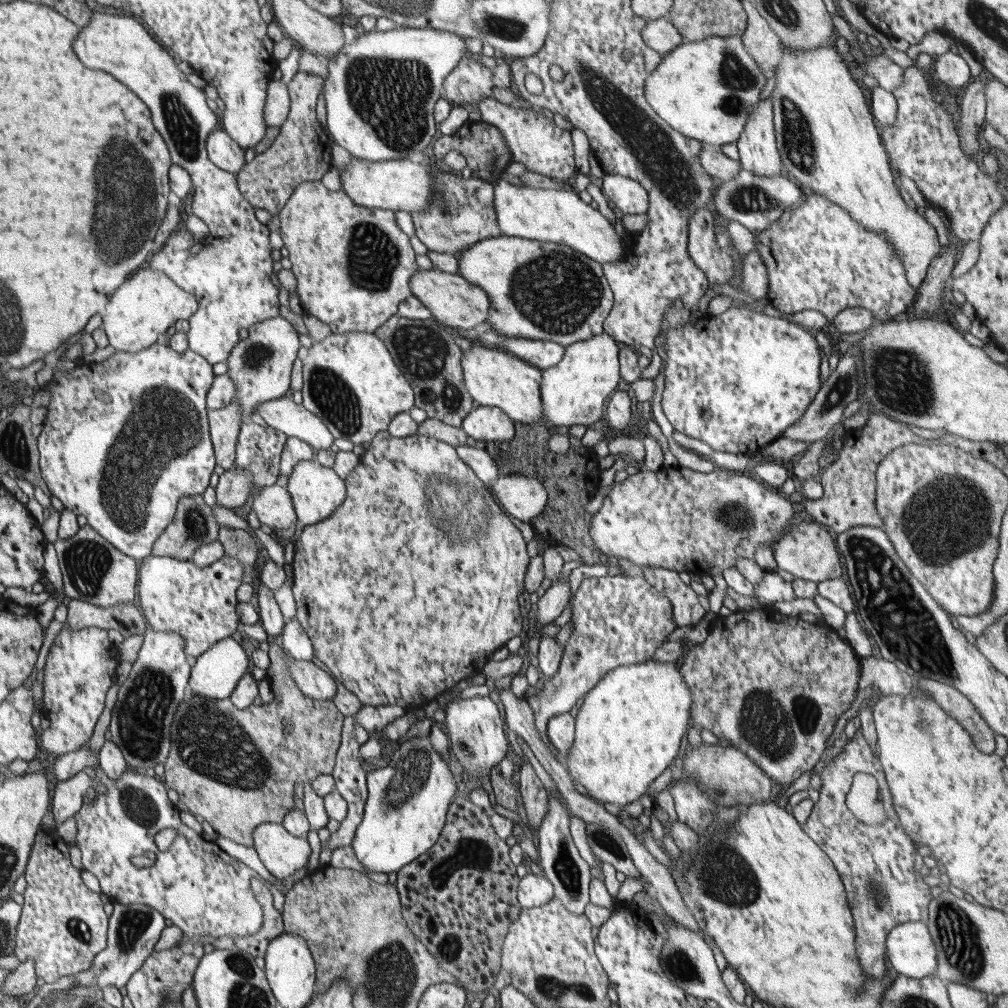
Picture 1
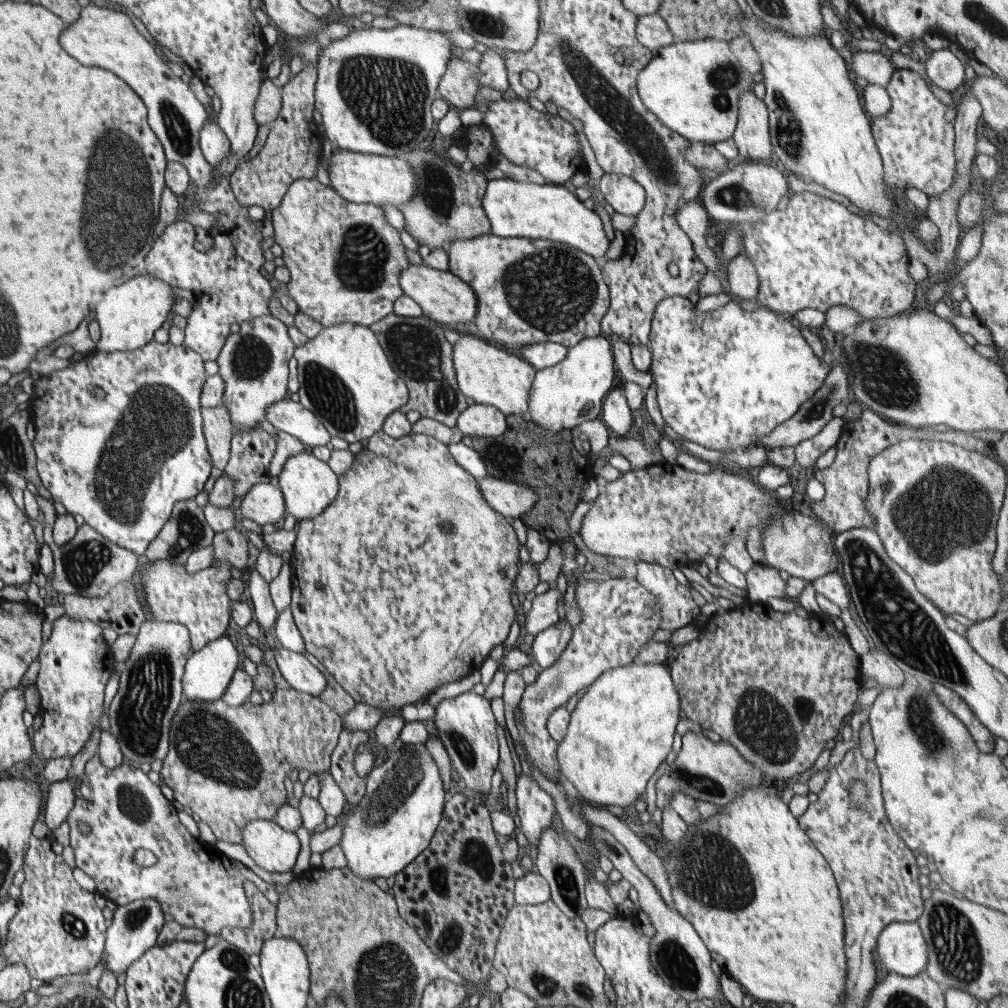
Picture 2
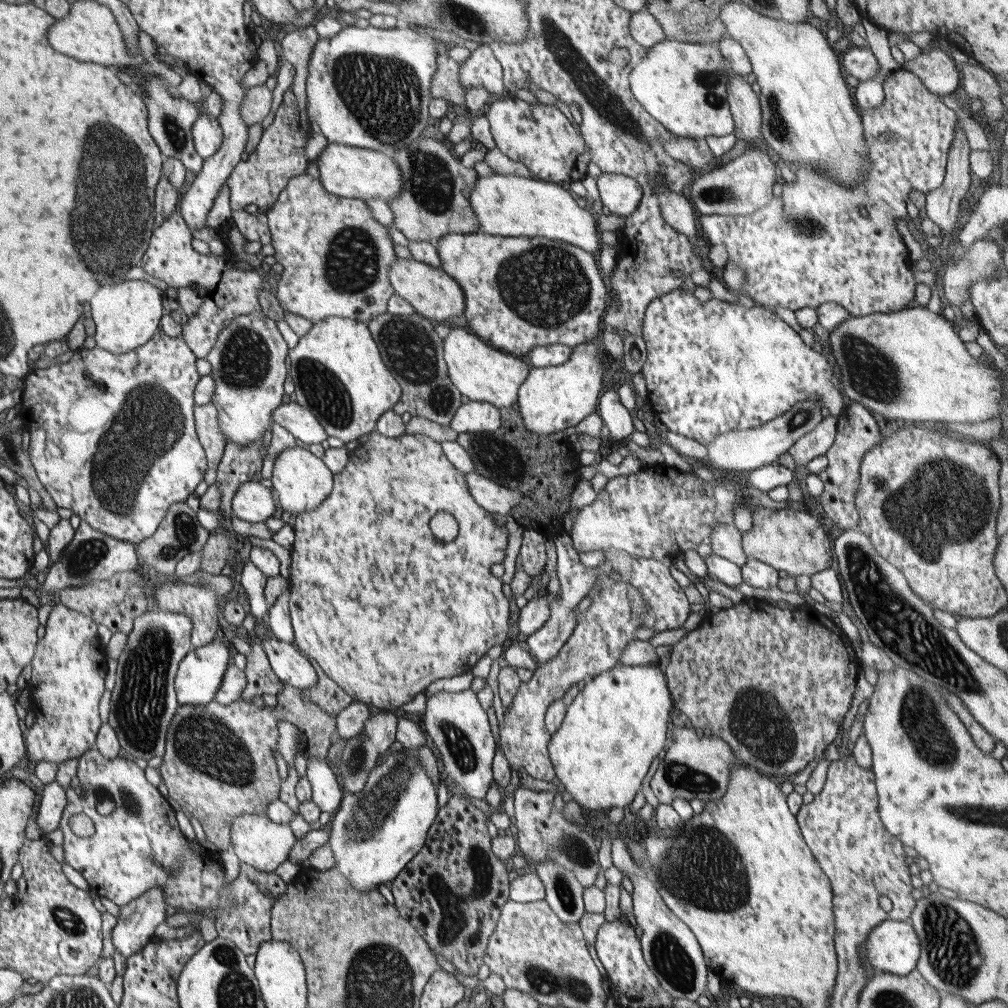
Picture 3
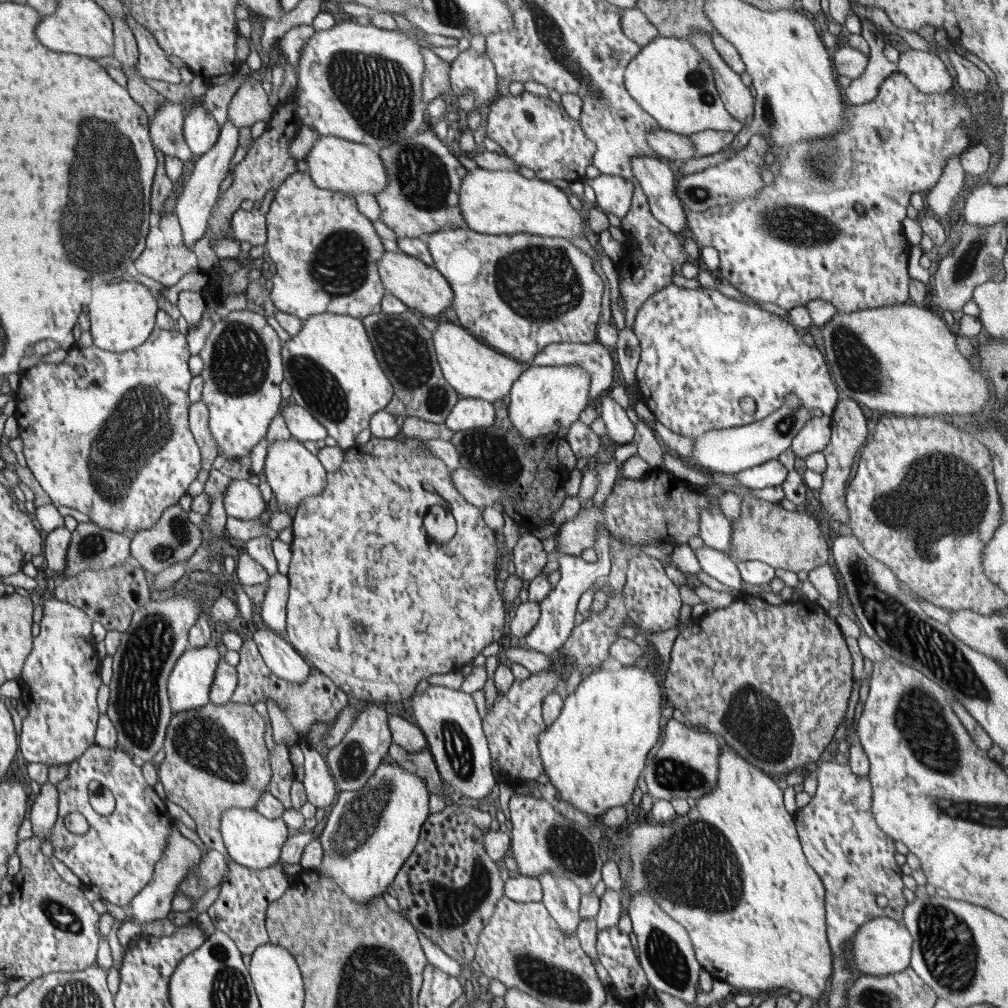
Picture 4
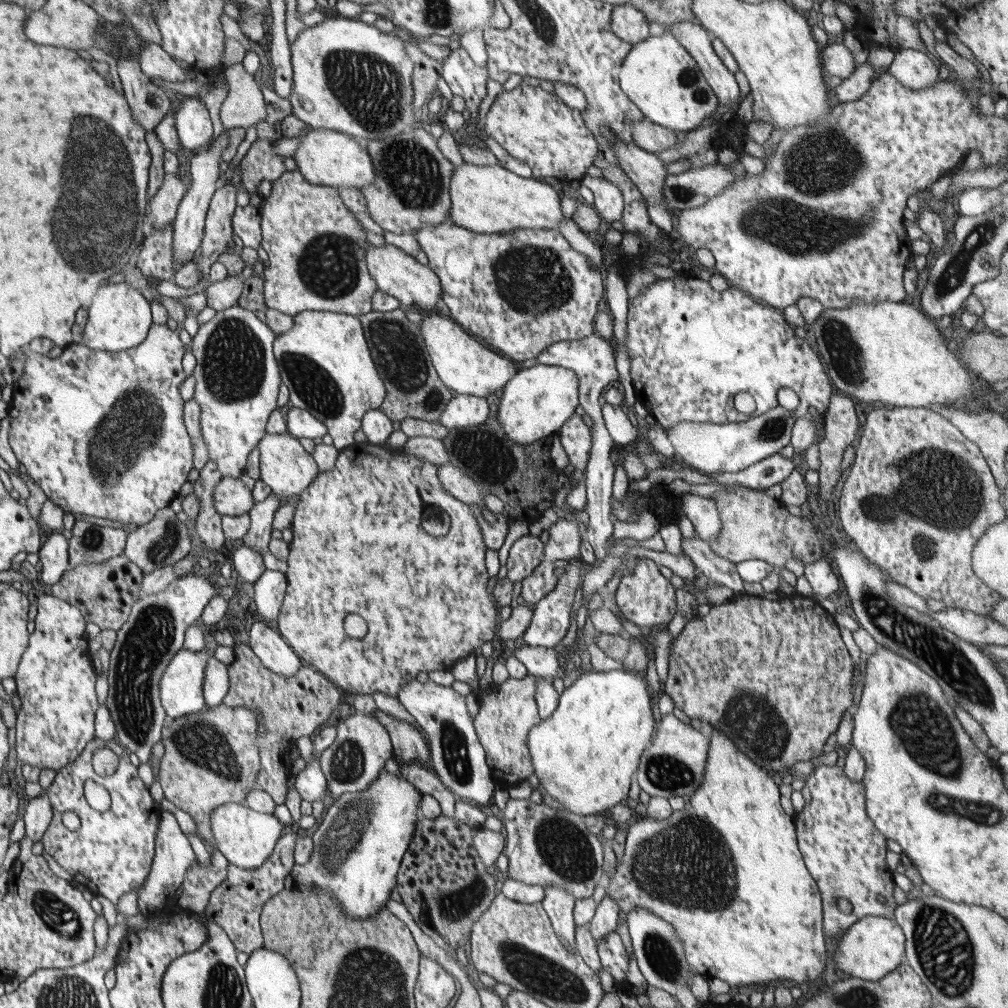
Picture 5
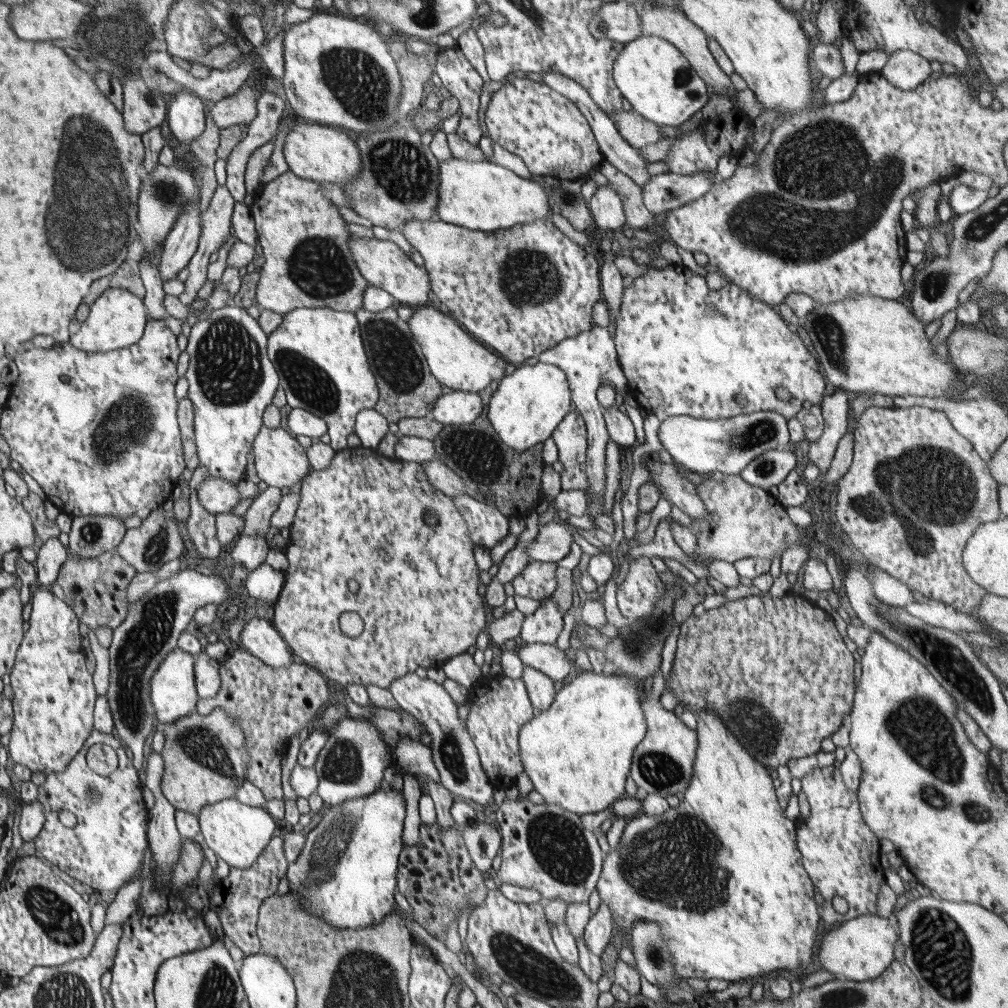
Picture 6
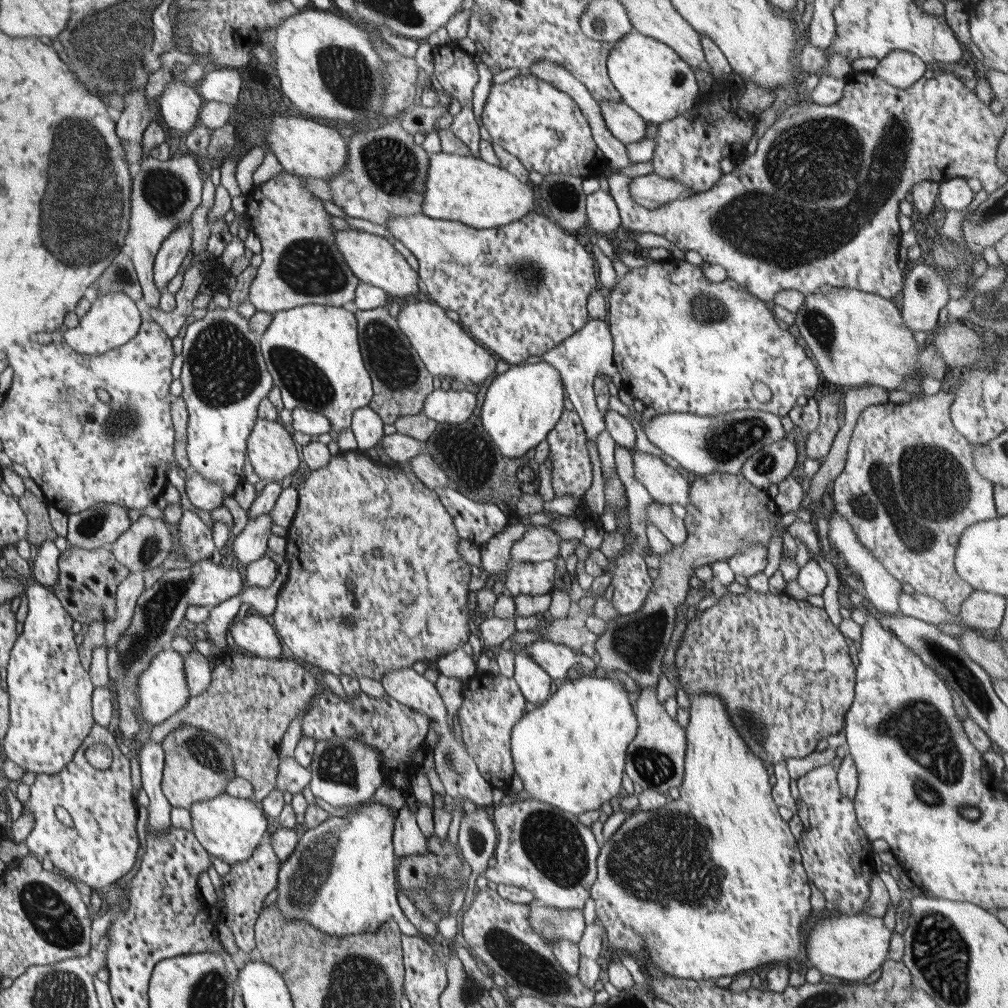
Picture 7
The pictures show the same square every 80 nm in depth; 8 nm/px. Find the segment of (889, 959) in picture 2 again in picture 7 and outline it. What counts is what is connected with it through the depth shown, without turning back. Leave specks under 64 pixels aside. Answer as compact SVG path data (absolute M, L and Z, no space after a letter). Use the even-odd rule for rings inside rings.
M866 912L846 916L825 916L812 926L807 934L806 954L809 965L824 974L836 976L836 980L850 982L868 981L868 976L876 972L888 959L892 932L884 924L882 917L870 916Z

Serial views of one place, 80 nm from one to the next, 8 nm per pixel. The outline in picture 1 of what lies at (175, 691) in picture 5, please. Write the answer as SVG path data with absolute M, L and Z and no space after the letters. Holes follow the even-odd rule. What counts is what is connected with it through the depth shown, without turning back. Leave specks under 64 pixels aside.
M224 638L196 659L189 678L188 692L214 700L229 698L242 676L250 673L250 668L252 668L251 660L244 648L234 638Z

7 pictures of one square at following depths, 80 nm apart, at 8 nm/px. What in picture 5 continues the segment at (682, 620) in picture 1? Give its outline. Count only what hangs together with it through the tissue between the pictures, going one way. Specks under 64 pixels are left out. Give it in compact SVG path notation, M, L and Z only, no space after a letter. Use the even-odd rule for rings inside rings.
M641 558L632 573L623 573L621 583L615 592L616 602L628 621L644 629L668 626L677 611L676 589L660 573L659 565L649 558Z

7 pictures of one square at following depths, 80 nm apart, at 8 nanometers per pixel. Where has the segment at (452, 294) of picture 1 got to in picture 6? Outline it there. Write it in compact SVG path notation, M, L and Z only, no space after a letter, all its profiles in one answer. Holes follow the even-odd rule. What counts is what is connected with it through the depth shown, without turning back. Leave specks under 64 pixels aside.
M350 236L347 245L351 248L350 254L352 254L360 274L370 285L386 290L388 294L404 305L411 307L426 305L431 291L430 278L428 278L426 270L414 264L394 242Z

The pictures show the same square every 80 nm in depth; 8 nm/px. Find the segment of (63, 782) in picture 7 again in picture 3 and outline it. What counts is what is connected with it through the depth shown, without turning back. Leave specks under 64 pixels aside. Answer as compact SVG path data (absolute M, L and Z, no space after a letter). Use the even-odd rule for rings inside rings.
M95 747L94 750L88 750L78 758L75 785L65 789L67 805L62 810L62 819L58 825L64 833L64 840L60 845L64 848L66 862L82 873L96 897L104 896L121 908L128 905L130 901L137 900L147 890L162 886L166 904L171 906L173 912L197 912L216 922L217 910L233 906L233 902L228 897L231 882L226 884L226 878L224 878L226 874L222 870L222 864L218 862L218 857L214 855L214 849L208 852L195 851L189 845L190 840L184 836L176 822L176 812L170 808L164 796L156 790L156 786L152 786L146 780L144 769L138 768L132 760L122 760L123 756L121 754L116 759L106 759L106 756ZM99 788L105 790L114 800L113 816L100 816L96 811L98 808L96 790ZM77 814L85 814L92 819L96 828L94 835L80 837L72 833L68 823L70 818Z

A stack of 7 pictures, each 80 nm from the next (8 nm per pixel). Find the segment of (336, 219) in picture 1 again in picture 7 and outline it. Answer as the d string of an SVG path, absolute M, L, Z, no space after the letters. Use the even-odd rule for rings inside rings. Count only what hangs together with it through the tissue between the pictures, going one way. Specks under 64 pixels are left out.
M281 172L272 180L254 188L246 196L245 216L250 230L260 238L262 243L262 264L257 268L256 279L249 290L249 301L257 311L274 314L281 310L292 309L303 304L327 304L353 308L357 286L361 282L350 272L341 250L334 242L334 228L330 214L326 212L322 200L312 194L304 185L305 181L298 175Z

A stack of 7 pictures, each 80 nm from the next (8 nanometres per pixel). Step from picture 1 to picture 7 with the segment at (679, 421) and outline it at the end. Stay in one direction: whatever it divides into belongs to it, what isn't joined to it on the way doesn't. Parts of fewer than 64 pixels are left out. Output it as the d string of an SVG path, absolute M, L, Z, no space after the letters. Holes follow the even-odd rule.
M672 257L666 261L656 261L653 265L644 268L630 268L628 274L617 280L616 287L610 294L610 310L607 313L607 320L610 321L609 330L613 337L614 366L617 366L618 372L623 378L623 384L620 387L624 388L633 398L641 400L646 407L652 406L657 414L688 412L700 416L714 416L723 412L748 409L769 412L781 417L788 416L788 412L797 405L798 396L806 396L809 399L814 396L814 392L820 386L819 368L814 366L814 362L808 358L804 348L798 344L798 340L788 330L780 328L776 323L773 311L768 309L763 300L748 292L733 279L726 276L719 282L707 279L700 267ZM754 382L762 382L772 390L770 402L760 402L752 394Z

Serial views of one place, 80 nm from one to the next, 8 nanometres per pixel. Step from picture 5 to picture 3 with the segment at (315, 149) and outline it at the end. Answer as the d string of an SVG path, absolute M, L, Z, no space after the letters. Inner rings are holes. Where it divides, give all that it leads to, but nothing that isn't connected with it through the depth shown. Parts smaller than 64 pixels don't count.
M329 141L326 149L315 160L323 187L331 194L350 199L394 200L402 190L403 176L398 163L391 155L369 148L344 146L340 142Z

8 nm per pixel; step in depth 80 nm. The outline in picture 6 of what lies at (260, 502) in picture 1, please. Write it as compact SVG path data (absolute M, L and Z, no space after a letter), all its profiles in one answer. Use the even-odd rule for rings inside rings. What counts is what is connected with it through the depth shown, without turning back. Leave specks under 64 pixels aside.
M216 478L192 486L192 492L212 514L230 513L241 500L237 485Z

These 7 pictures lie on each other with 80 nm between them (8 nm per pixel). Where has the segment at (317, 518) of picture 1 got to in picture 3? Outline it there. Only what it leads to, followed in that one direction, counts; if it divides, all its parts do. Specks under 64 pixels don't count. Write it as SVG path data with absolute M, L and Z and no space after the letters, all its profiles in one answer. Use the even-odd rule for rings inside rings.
M301 443L292 448L285 448L278 455L270 480L272 480L272 488L274 486L278 508L281 511L288 510L294 516L318 508L318 505L330 496L334 486L333 473L324 461Z

